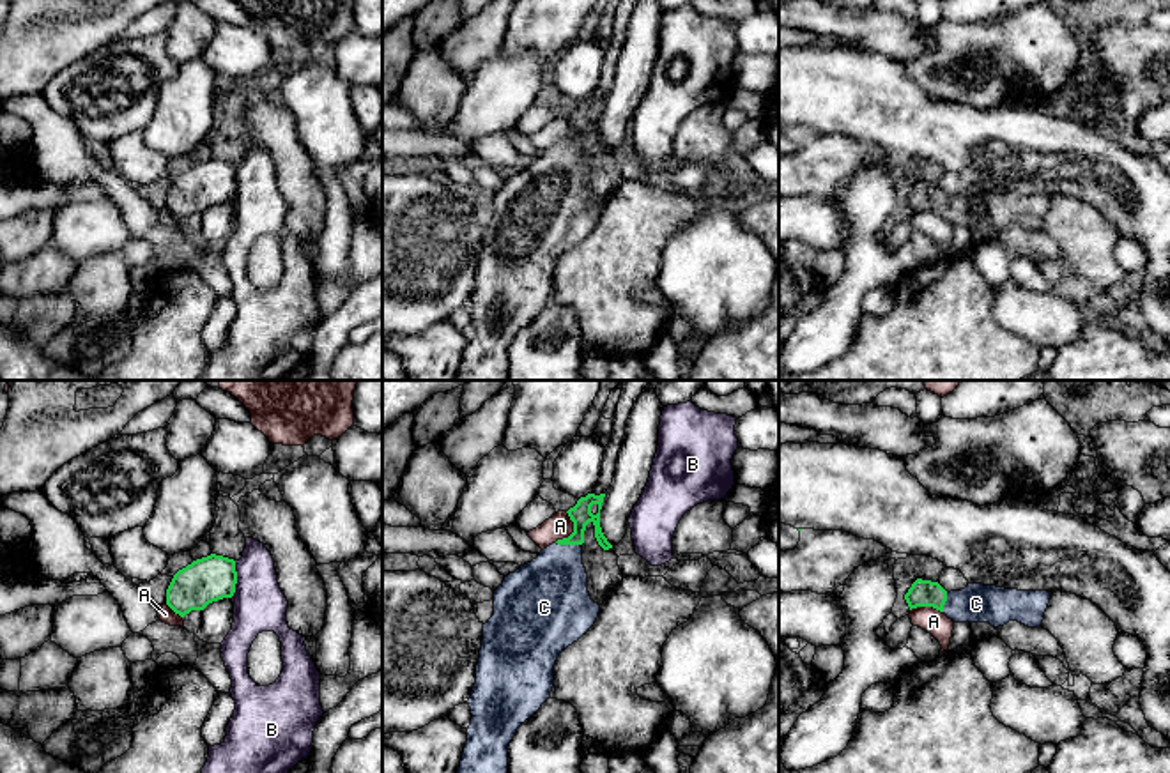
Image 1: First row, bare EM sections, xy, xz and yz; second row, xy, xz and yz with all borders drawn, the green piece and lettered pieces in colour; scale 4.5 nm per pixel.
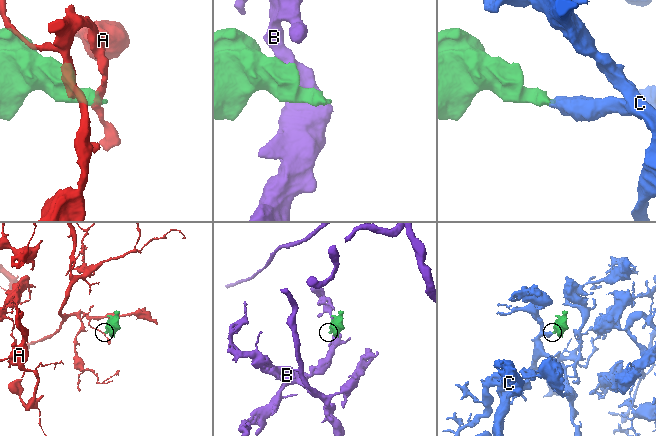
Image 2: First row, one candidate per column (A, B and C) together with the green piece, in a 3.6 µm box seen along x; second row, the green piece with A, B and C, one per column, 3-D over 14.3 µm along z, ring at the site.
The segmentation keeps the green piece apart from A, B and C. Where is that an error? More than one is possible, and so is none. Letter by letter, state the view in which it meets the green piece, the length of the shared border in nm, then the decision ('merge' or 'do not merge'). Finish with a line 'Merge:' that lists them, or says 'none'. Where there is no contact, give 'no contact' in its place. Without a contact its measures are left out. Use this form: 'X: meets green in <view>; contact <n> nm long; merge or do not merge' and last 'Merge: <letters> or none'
A: meets green in xz; contact 160 nm long; do not merge
B: meets green in xy; contact 170 nm long; do not merge
C: meets green in xz; contact 110 nm long; merge
Merge: C

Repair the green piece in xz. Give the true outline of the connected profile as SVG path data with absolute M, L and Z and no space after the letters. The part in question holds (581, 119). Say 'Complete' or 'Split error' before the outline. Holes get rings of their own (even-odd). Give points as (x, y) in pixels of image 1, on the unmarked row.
Split error. M605 97L581 101L566 117L573 126L573 136L540 156L536 163L504 180L494 195L494 219L483 228L483 244L476 269L476 287L467 304L471 329L462 356L457 380L508 380L508 350L517 333L550 302L554 290L554 269L563 253L577 246L595 228L600 209L588 196L588 177L582 168L582 147L586 129L595 129L595 142L604 154L612 152L600 131L600 113Z

